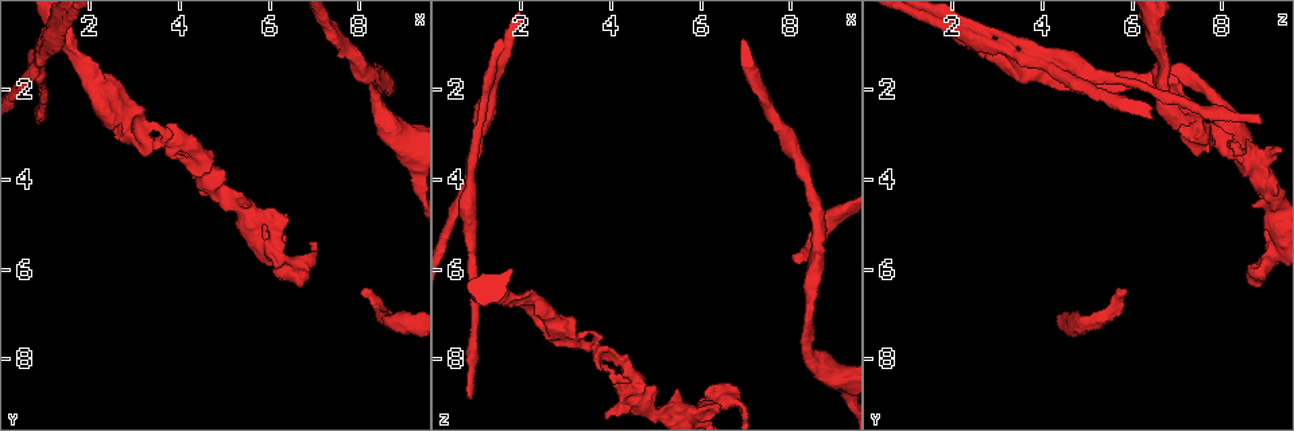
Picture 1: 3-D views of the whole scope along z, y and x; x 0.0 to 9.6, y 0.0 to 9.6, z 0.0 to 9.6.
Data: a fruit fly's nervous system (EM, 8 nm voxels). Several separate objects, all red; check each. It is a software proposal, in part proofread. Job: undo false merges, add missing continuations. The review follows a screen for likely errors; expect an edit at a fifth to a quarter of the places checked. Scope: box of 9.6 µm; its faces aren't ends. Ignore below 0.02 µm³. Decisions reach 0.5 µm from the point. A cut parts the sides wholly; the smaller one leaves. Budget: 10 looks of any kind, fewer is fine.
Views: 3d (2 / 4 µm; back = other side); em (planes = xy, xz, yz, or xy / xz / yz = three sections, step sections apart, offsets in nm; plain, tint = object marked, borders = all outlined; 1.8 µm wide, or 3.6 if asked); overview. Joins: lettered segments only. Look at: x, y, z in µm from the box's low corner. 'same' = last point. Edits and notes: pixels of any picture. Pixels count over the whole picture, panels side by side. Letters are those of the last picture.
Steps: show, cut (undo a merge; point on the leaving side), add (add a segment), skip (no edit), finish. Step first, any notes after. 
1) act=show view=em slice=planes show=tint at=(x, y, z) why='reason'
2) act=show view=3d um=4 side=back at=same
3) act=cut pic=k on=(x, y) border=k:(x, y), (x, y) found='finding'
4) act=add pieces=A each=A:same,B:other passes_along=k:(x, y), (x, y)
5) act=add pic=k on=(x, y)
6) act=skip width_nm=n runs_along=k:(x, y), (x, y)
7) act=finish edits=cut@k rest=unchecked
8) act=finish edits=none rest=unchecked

act=show view=em slice=xz step=4 show=borders at=(8.10, 6.40, 5.90) why='an open end'

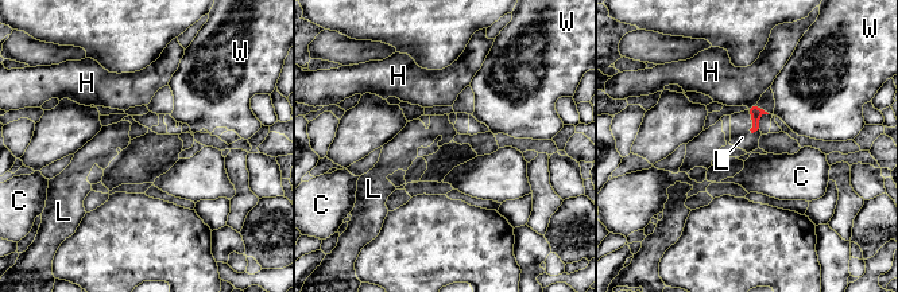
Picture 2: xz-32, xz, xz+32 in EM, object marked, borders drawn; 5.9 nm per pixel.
act=show view=em slice=planes show=borders at=same

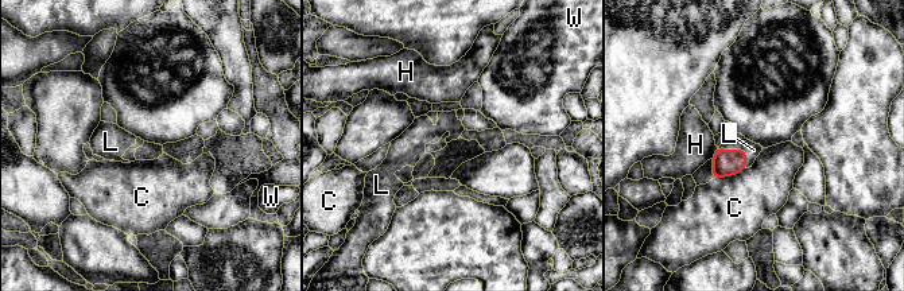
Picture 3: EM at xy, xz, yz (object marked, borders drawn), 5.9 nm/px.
act=add pic=3 on=(753, 150) each=C:other,H:other,L:same,W:other passes_along=3:(726, 162), (740, 148), (753, 150) found='it goes on there'

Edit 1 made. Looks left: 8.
act=show view=overview

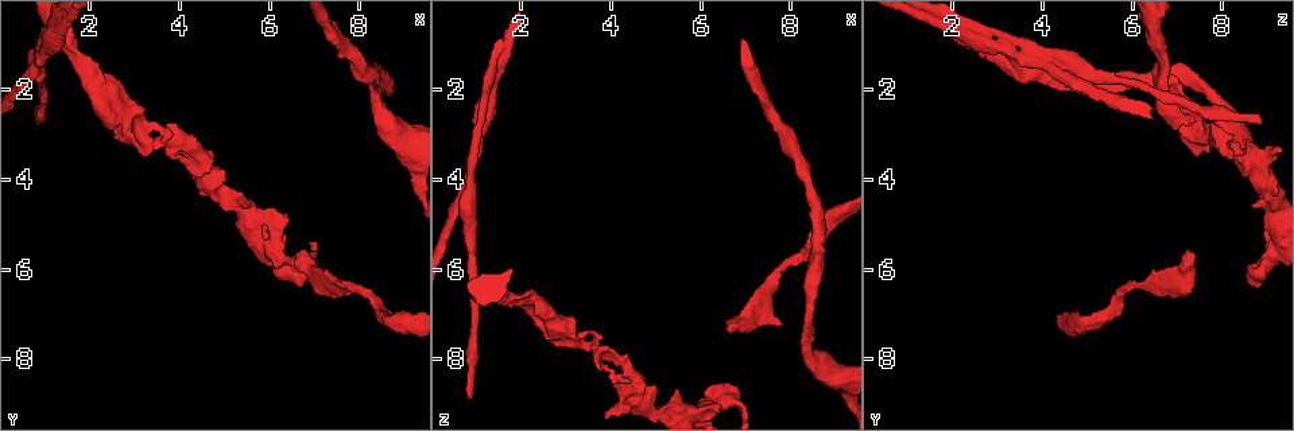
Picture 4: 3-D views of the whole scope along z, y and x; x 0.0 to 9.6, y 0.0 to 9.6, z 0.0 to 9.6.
act=show view=3d um=2 at=(6.40, 4.80, 9.15) why='branch stops here'

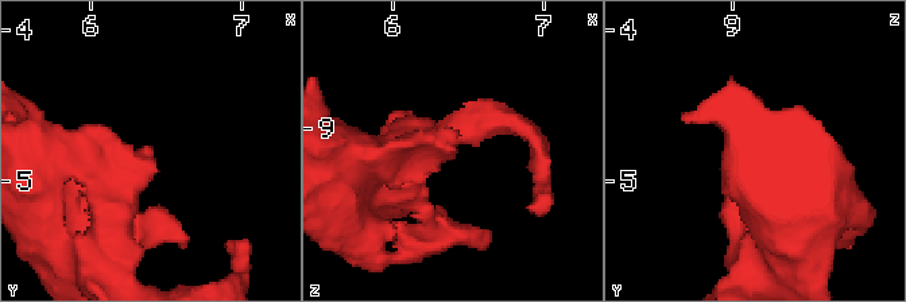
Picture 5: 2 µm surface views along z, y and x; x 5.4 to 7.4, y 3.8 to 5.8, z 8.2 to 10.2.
act=show view=em slice=planes show=borders at=(6.42, 4.78, 9.14)

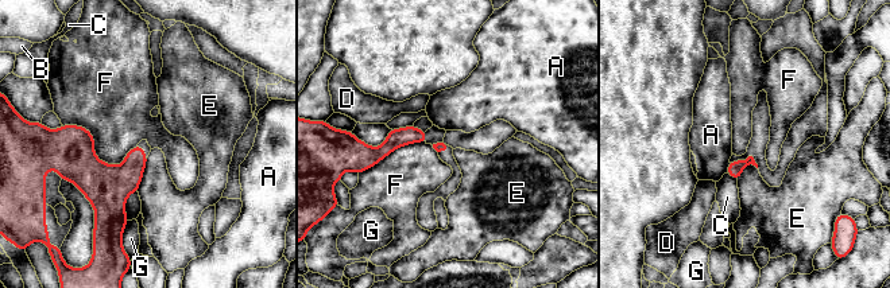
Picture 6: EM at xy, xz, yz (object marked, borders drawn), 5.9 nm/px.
act=skip each=A:other,B:other,C:other,D:other,E:other,F:other,G:other border=6:(62, 124), (112, 164), (136, 146) found='no lettered segment goes on from it'

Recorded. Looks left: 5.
act=show view=em slice=planes show=tint at=(2.75, 2.60, 7.25) why='arms part here'

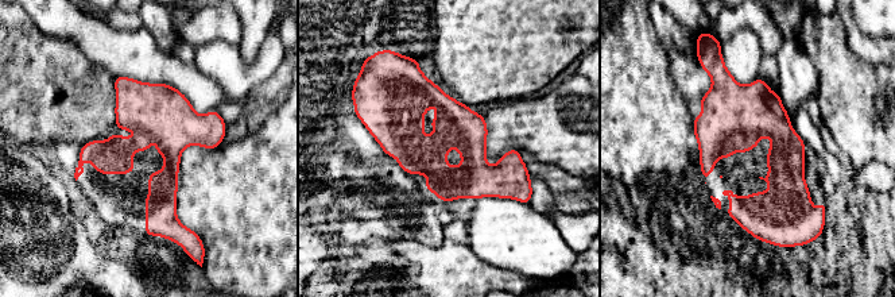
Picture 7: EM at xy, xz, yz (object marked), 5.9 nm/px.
act=show view=em slice=planes show=borders at=same

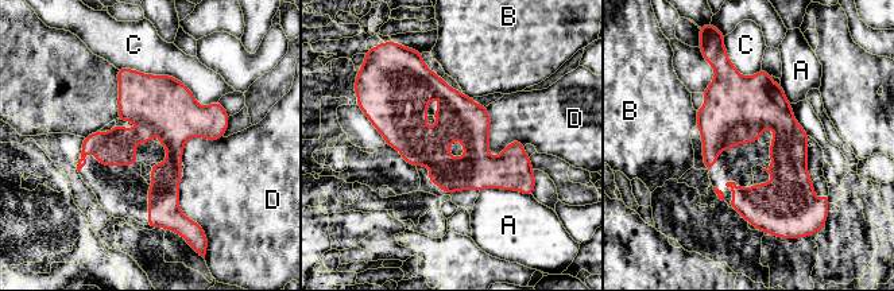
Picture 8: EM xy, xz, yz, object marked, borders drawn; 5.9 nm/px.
act=skip width_nm=300 each=A:other,B:other,C:other,D:other runs_along=8:(376, 112), (448, 169), (527, 169) found='one neuron here'

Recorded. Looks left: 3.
act=show view=3d um=2 at=(0.85, 2.80, 8.80) why='an open end'

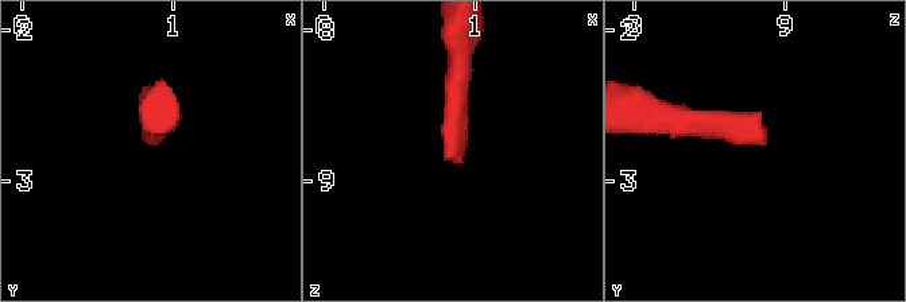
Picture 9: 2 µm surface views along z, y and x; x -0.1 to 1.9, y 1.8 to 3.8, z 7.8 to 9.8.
act=show view=em slice=planes show=borders at=(0.88, 2.76, 8.84) why='shape alone is not enough'

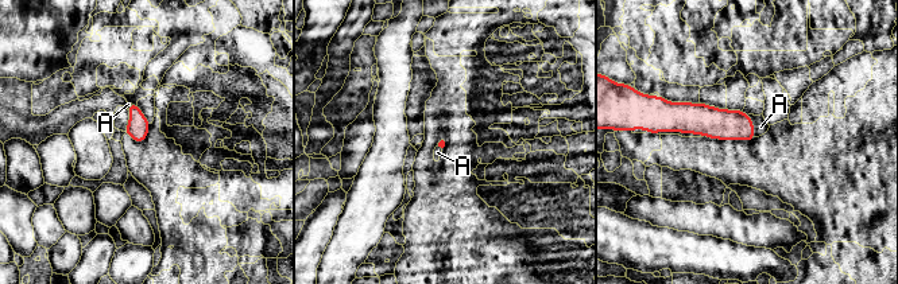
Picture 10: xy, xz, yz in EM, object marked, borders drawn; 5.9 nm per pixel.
act=add pic=10 on=(761, 127) each=A:same passes_along=10:(723, 124), (753, 125), (761, 127) found='it goes on there'

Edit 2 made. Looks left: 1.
act=finish edits=add@3,add@10 rest=unchecked

